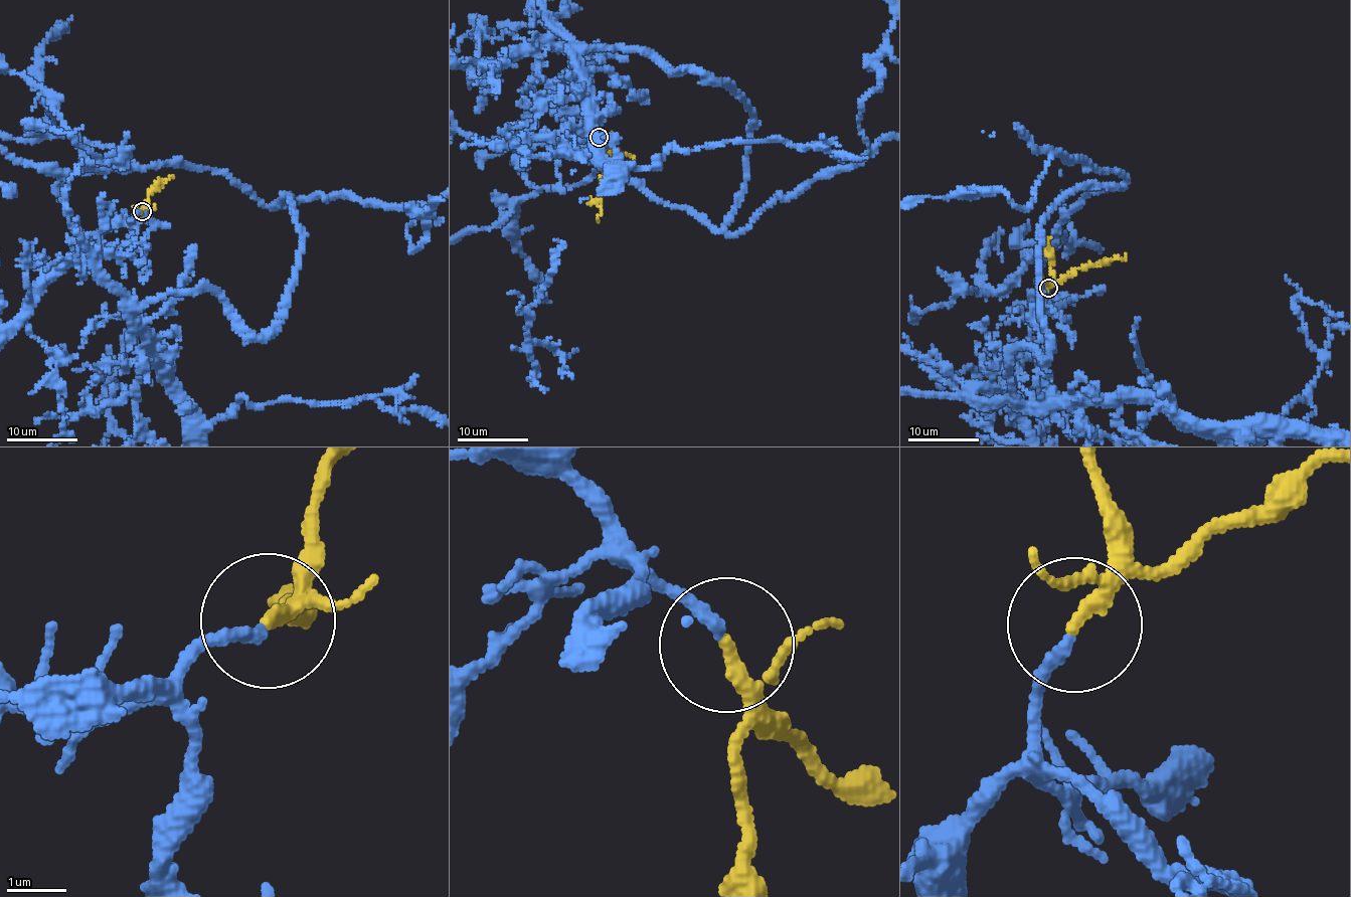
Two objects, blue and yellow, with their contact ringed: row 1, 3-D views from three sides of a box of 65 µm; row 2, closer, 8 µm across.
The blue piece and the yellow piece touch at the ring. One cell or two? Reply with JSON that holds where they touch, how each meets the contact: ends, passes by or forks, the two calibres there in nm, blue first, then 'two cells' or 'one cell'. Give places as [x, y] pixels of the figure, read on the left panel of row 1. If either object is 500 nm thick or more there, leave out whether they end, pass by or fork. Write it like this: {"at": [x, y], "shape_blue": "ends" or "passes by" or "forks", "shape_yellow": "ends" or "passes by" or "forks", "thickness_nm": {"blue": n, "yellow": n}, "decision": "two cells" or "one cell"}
{"at": [142, 211], "shape_blue": "ends", "shape_yellow": "passes by", "thickness_nm": {"blue": 190, "yellow": 170}, "decision": "one cell"}

